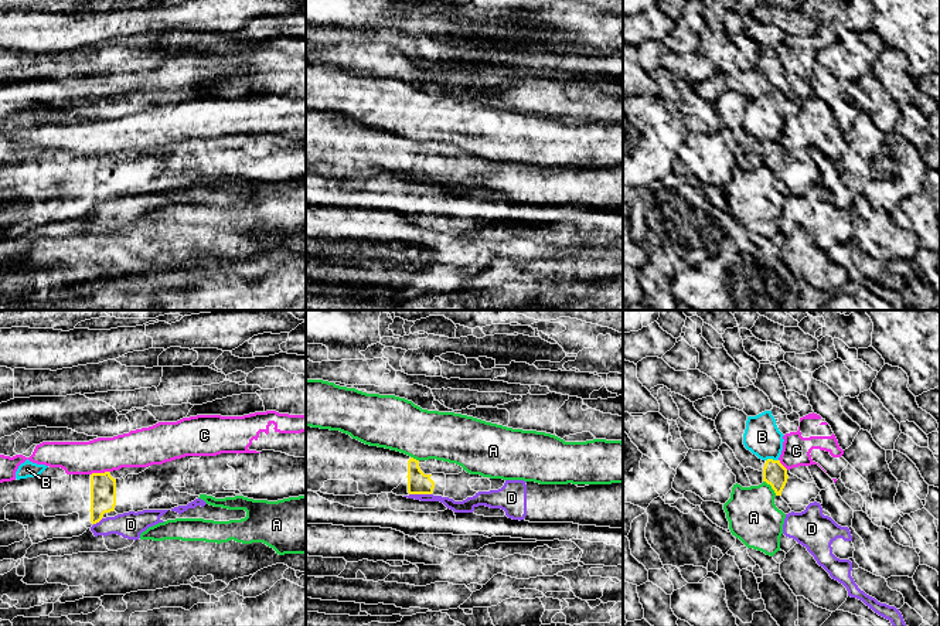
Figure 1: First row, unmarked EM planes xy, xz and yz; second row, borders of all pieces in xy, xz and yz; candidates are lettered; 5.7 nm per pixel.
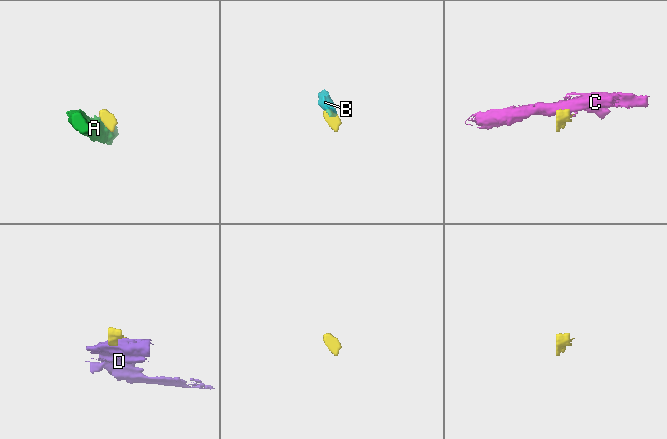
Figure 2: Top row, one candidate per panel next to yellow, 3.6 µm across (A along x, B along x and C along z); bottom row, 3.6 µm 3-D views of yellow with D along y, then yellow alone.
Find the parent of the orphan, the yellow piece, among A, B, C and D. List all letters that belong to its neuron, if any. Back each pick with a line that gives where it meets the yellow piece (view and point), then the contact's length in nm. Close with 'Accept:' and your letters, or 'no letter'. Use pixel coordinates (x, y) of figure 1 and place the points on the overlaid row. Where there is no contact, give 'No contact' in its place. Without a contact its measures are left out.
Accept: no letter

